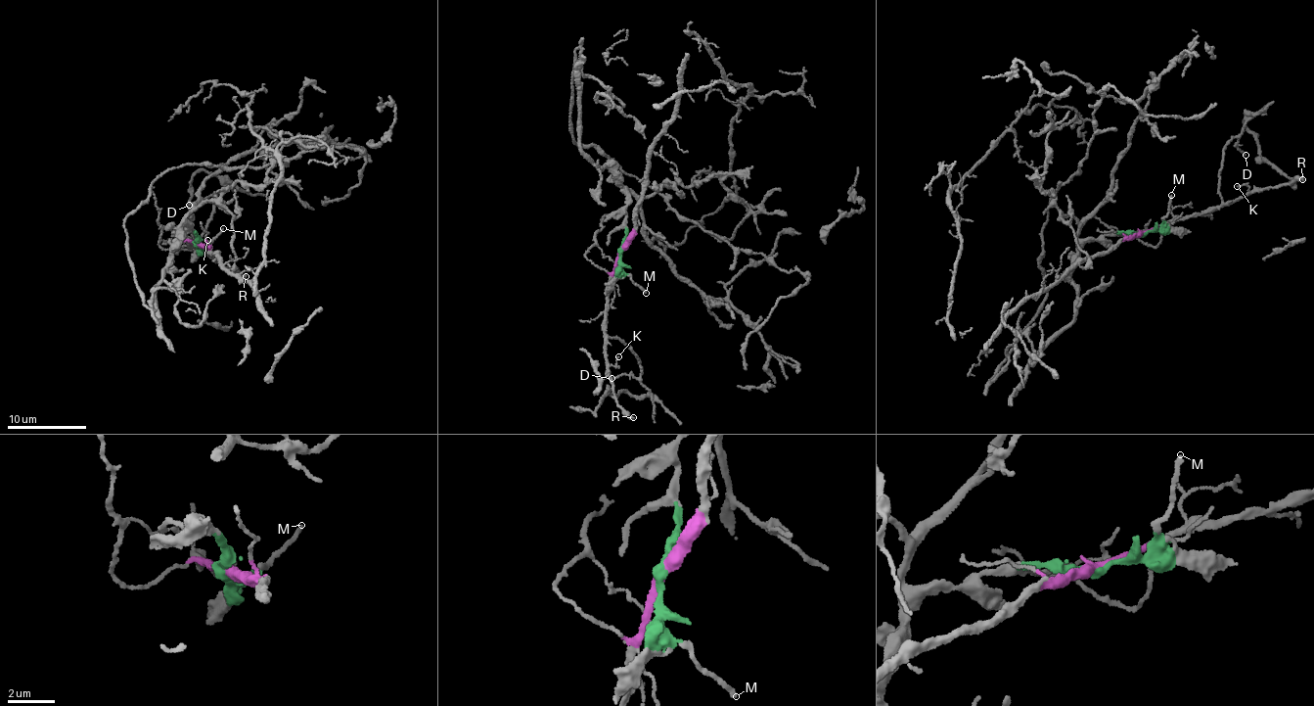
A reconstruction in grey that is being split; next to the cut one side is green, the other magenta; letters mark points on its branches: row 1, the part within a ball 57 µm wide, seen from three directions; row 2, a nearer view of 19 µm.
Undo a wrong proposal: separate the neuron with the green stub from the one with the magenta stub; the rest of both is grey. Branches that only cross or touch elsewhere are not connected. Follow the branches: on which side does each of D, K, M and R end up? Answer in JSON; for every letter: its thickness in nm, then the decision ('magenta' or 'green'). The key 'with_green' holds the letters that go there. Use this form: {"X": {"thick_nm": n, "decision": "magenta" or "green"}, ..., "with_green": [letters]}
{"D": {"thick_nm": 170, "decision": "magenta"}, "K": {"thick_nm": 100, "decision": "magenta"}, "M": {"thick_nm": 160, "decision": "green"}, "R": {"thick_nm": 260, "decision": "magenta"}, "with_green": ["M"]}

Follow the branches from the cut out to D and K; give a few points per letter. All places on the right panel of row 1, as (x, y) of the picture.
D: (1143, 235), (1170, 222), (1212, 211), (1220, 205), (1224, 147), (1232, 138), (1237, 139), (1246, 154)
K: (1143, 235), (1170, 222), (1212, 211), (1246, 196), (1246, 187), (1236, 186)

